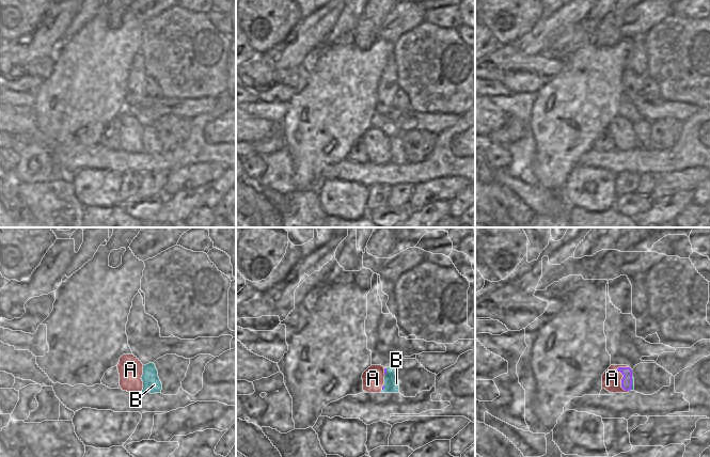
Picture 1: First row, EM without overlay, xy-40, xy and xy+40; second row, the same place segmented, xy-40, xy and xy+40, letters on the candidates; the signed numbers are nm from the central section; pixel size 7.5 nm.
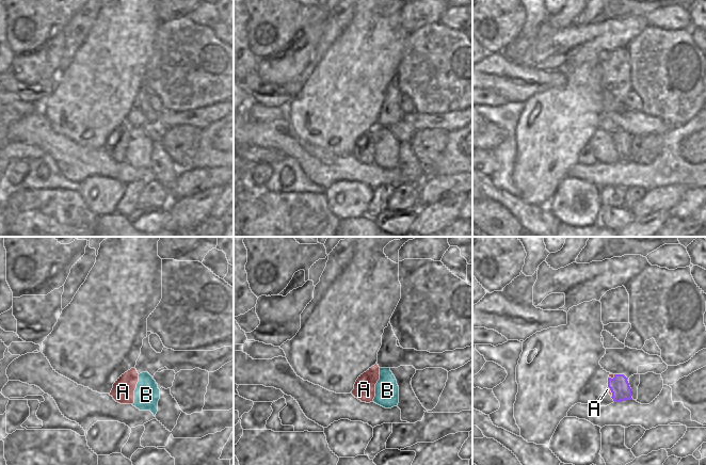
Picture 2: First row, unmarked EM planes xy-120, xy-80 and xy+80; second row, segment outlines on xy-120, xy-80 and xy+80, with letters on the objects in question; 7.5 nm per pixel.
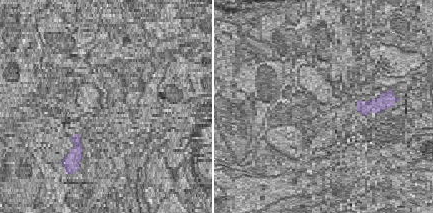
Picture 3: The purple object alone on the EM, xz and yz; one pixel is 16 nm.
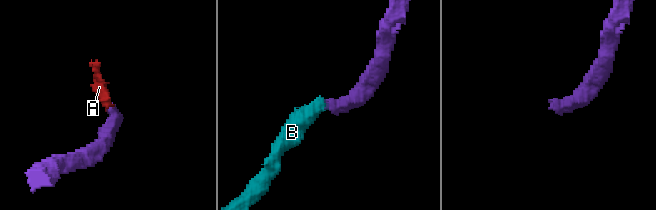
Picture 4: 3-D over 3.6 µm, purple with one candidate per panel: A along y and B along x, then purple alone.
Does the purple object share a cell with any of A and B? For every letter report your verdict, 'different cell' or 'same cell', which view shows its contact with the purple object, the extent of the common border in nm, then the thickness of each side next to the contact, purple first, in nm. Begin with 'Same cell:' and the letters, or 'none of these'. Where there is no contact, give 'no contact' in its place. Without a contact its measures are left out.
Same cell: B
A: different cell; meets purple in xy+40; contact 200 nm long; 80 nm thick on the purple side, 140 nm on the other
B: same cell; meets purple in xy+40; contact 110 nm long; 80 nm thick on the purple side, 30 nm on the other

